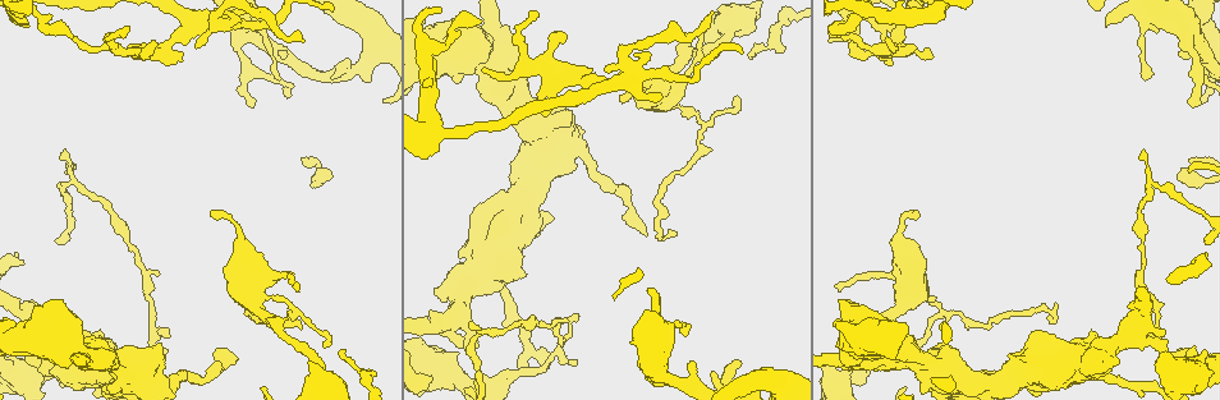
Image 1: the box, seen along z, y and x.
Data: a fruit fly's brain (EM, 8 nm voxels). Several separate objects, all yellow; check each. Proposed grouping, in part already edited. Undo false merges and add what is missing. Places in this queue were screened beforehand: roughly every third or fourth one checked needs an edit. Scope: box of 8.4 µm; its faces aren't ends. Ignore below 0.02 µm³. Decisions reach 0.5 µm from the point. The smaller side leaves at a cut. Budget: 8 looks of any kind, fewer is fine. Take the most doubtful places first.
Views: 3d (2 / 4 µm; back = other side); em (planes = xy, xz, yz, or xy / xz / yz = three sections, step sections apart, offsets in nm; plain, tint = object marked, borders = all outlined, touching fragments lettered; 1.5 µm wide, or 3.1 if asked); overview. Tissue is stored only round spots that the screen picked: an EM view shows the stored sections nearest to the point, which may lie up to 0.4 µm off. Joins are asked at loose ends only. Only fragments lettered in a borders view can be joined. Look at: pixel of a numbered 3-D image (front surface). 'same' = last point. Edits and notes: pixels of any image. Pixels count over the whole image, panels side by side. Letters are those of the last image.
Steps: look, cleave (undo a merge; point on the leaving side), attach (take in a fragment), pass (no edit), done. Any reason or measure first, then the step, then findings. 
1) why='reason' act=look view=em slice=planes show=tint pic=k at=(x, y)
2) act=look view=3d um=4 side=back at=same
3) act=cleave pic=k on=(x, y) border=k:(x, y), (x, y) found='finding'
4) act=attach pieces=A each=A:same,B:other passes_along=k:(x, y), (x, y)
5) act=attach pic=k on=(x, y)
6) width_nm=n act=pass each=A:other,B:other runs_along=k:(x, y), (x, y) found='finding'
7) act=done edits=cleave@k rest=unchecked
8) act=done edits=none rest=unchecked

why='stops while still wide' act=look view=3d um=4 pic=1 at=(158, 342)

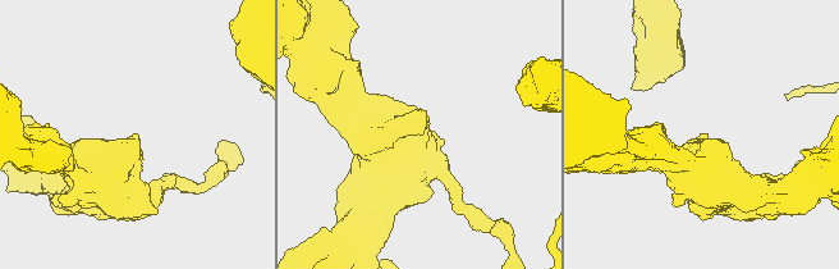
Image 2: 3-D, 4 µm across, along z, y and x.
why='shape alone is not enough' act=look view=em slice=planes show=borders pic=2 at=(705, 136)

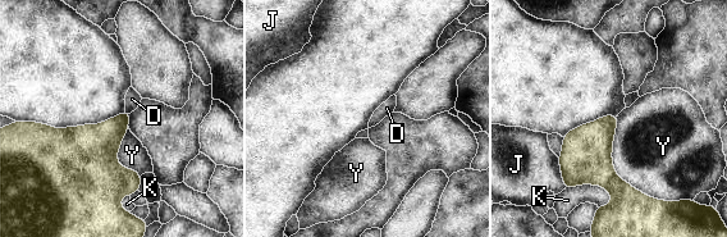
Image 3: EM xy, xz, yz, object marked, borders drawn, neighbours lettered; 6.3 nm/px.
longest_contact=Y:550nm act=pass each=D:other,J:other,K:other,Y:other border=3:(617, 115), (613, 171), (652, 199) found='none of them fits'

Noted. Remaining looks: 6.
why='free end' act=look view=em slice=xz step=8 show=borders pic=1 at=(1161, 348)

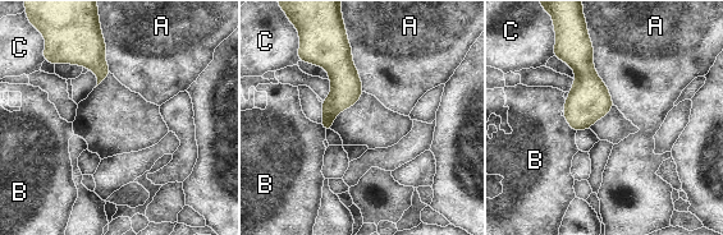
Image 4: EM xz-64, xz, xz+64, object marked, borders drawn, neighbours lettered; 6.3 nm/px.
why='cut it another way' act=look view=em slice=yz step=4 show=borders at=same

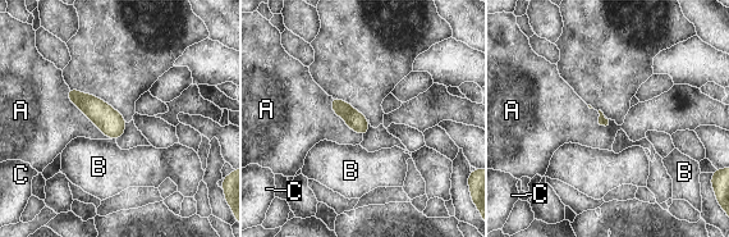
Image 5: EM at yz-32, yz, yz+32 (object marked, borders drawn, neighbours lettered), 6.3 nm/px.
act=pass each=A:other,B:other,C:other found='no lettered fragment goes on from it'

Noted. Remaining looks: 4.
why='branch stops here' act=look view=em slice=xz step=8 show=borders pic=1 at=(565, 41)

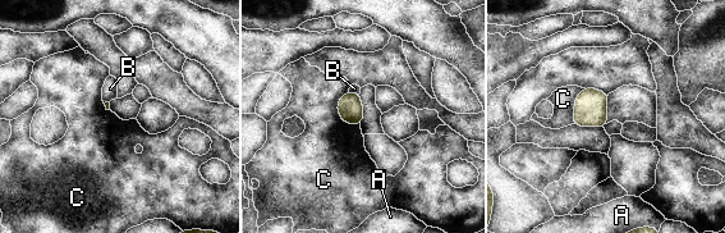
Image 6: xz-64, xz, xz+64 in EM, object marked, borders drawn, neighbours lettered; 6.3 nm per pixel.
why='cut it another way' act=look view=em slice=xy step=4 show=borders at=same

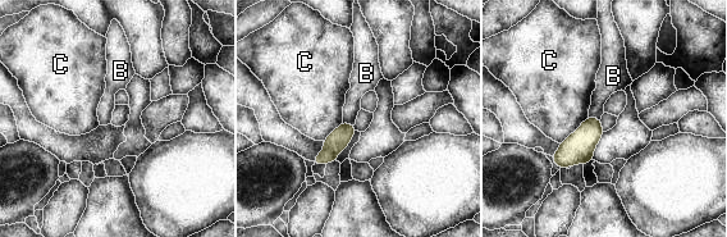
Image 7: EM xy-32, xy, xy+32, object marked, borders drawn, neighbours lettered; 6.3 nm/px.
act=pass each=B:other,C:other found='no lettered fragment goes on from it'

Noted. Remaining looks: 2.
why='sharp bend' act=look view=em slice=xy step=4 show=tint pic=1 at=(1153, 184)

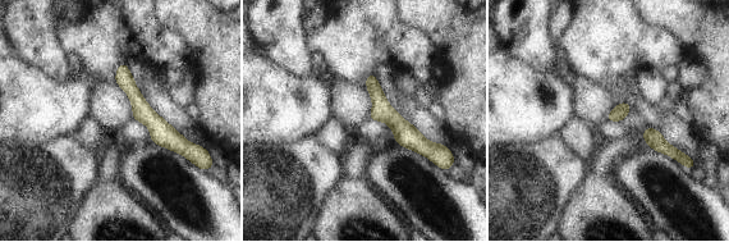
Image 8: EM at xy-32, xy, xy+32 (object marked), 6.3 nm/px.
why='cut it another way' act=look view=em slice=planes show=borders at=same

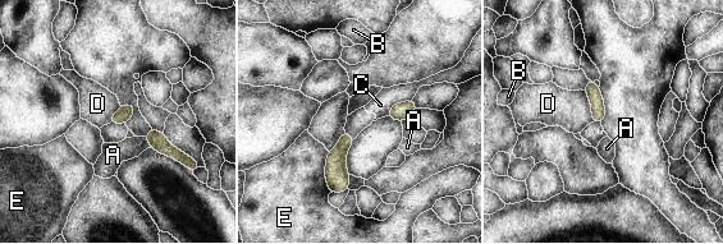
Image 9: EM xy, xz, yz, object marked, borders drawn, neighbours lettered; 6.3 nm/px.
width_nm=80 act=pass each=A:other,B:other,C:other,D:other,E:other border=9:(585, 90), (591, 107), (593, 122) found='all the same cell'

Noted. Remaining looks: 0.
act=done edits=none rest=unchecked

